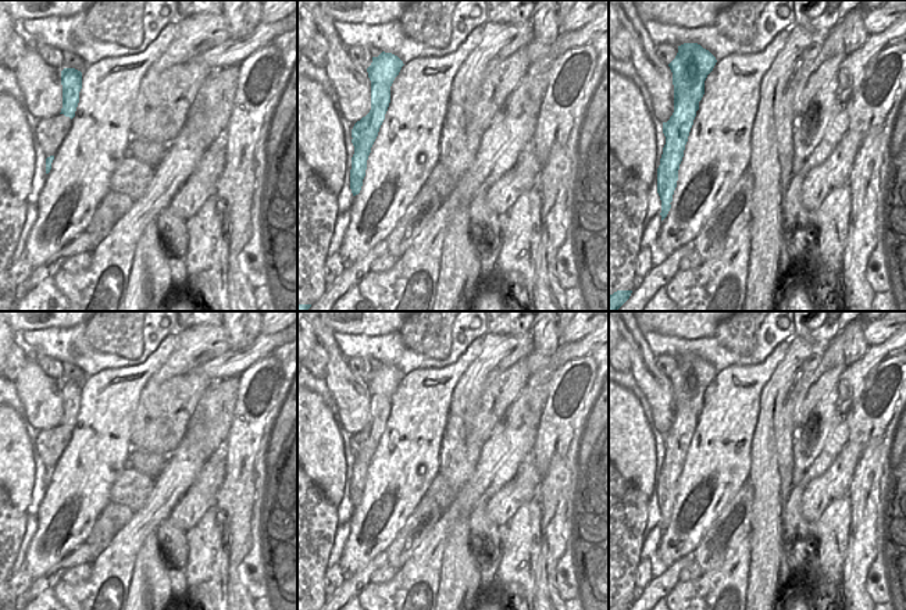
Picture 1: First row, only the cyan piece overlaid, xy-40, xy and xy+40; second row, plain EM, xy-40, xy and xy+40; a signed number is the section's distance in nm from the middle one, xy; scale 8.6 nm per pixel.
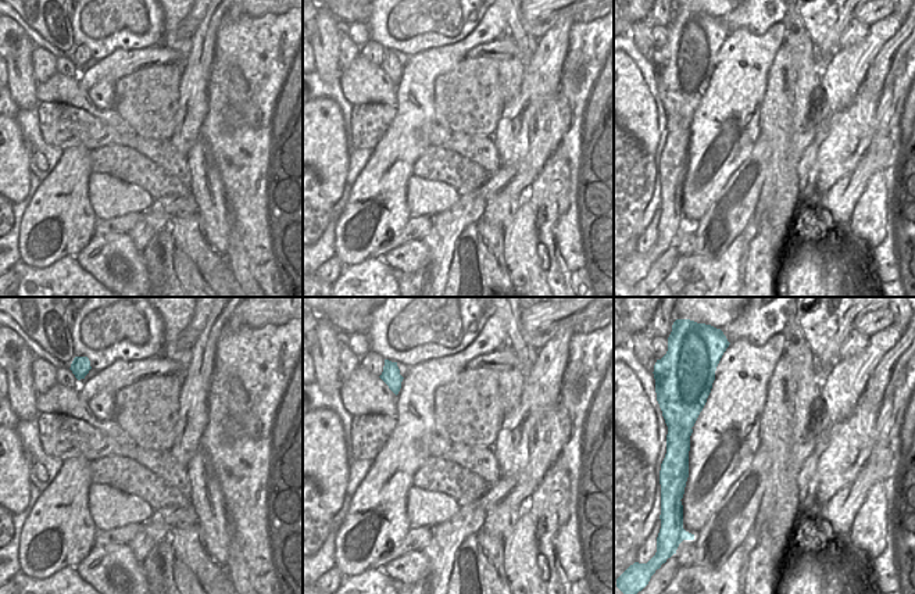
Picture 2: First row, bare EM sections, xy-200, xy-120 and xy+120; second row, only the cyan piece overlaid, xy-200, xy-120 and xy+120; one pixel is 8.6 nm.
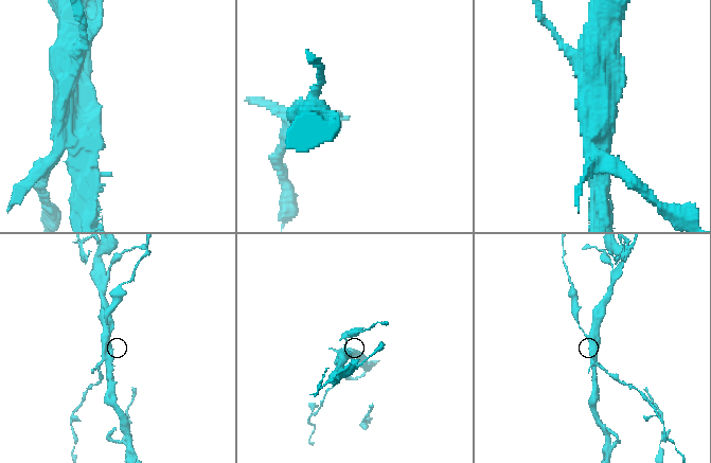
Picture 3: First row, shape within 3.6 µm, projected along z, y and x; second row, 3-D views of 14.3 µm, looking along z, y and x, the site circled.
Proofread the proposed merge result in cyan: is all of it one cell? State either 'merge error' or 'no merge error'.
merge error

